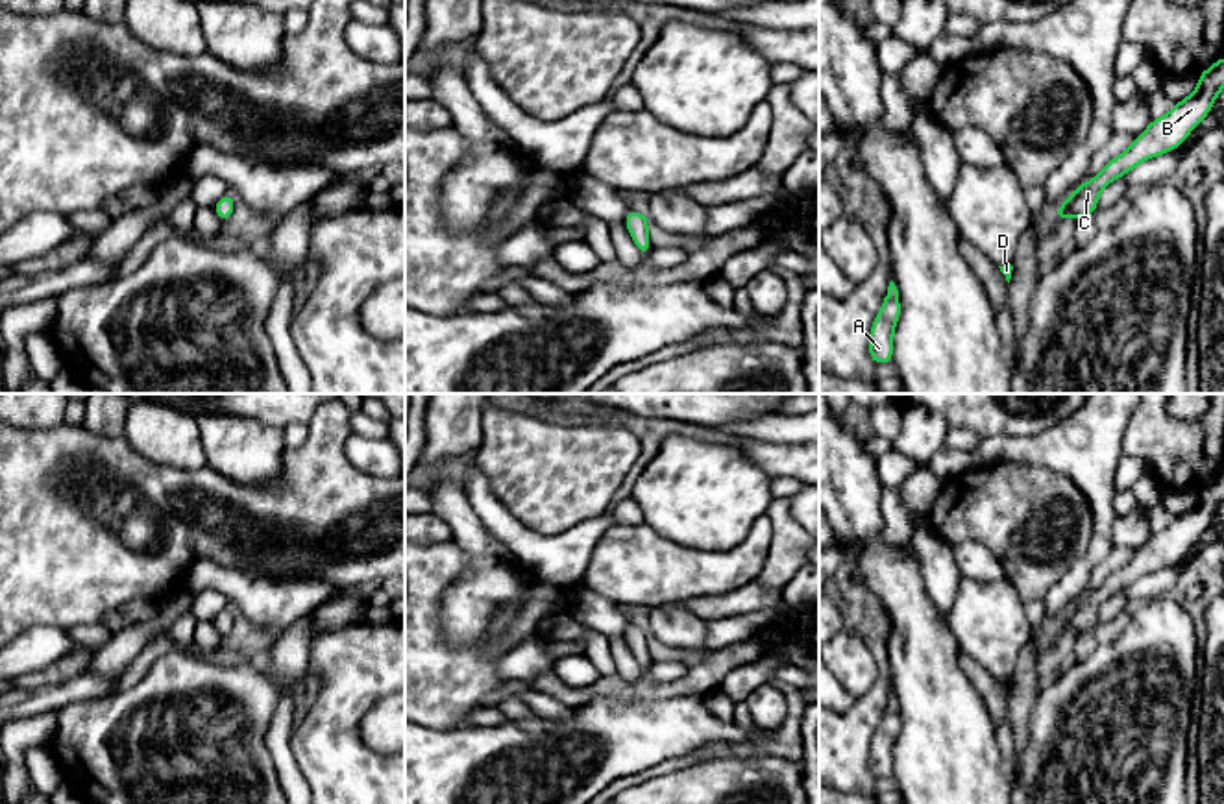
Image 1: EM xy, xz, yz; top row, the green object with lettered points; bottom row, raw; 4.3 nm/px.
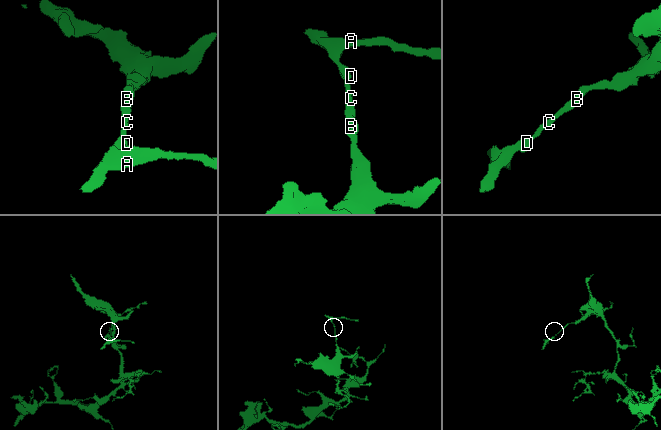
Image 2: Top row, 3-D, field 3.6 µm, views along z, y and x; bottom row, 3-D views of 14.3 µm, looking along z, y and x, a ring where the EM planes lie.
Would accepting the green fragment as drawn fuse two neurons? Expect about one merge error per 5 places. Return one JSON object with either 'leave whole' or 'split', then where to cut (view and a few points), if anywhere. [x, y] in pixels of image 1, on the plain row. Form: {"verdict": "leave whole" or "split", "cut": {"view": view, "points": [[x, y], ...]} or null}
{"verdict": "leave whole", "cut": null}

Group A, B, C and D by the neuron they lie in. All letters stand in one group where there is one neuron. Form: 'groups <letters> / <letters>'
groups A B C D

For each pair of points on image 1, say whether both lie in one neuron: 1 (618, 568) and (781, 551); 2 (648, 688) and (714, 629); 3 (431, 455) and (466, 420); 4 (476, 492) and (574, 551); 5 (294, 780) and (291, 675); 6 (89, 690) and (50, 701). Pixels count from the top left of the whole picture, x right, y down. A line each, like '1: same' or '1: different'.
1: different
2: different
3: same
4: same
5: same
6: same

